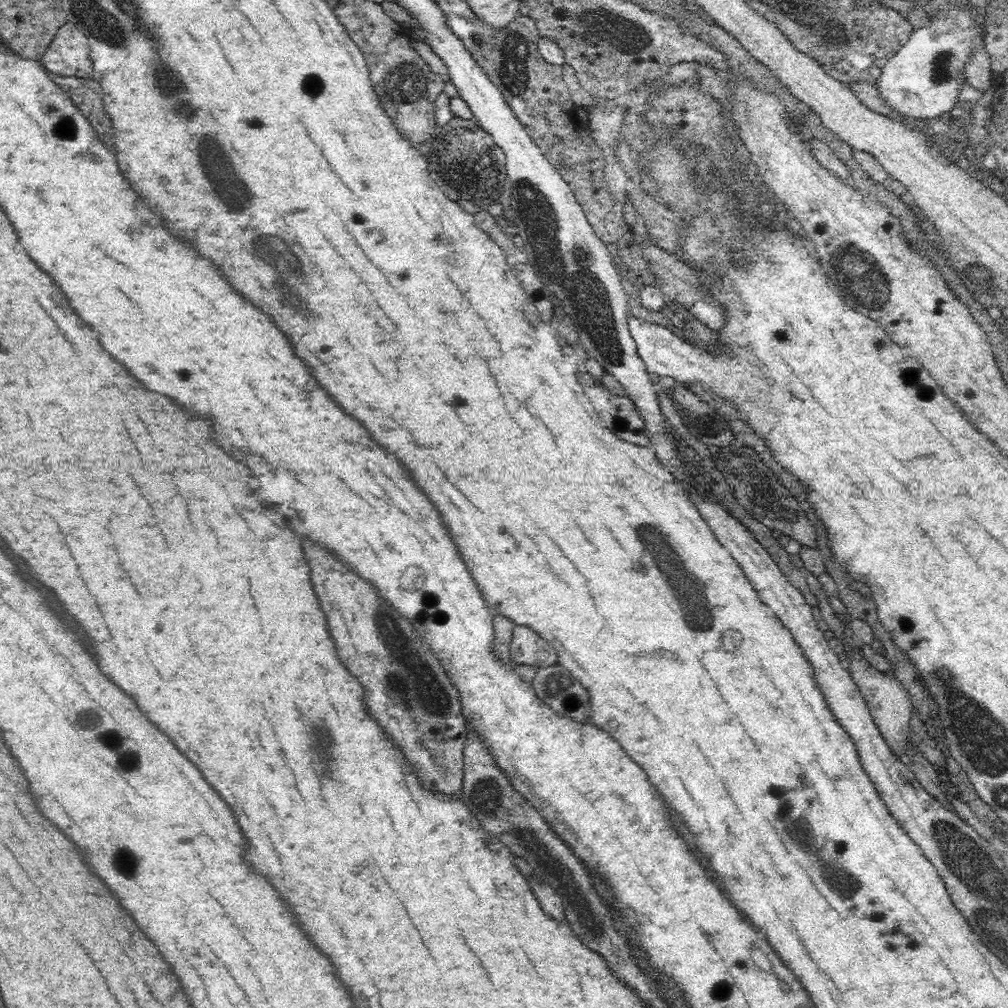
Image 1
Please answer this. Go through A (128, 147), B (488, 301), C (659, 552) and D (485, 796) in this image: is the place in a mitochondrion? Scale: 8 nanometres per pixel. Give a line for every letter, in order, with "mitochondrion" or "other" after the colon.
A: other
B: other
C: mitochondrion
D: mitochondrion

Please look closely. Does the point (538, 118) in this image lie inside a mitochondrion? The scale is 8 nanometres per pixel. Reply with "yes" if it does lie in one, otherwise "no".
no

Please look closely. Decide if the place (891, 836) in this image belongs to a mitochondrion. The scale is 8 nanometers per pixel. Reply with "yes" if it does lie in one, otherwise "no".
no

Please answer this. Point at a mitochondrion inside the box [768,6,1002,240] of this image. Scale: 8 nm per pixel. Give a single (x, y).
(941, 71)

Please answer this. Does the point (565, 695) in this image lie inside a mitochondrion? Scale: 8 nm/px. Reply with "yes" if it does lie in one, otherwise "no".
yes

